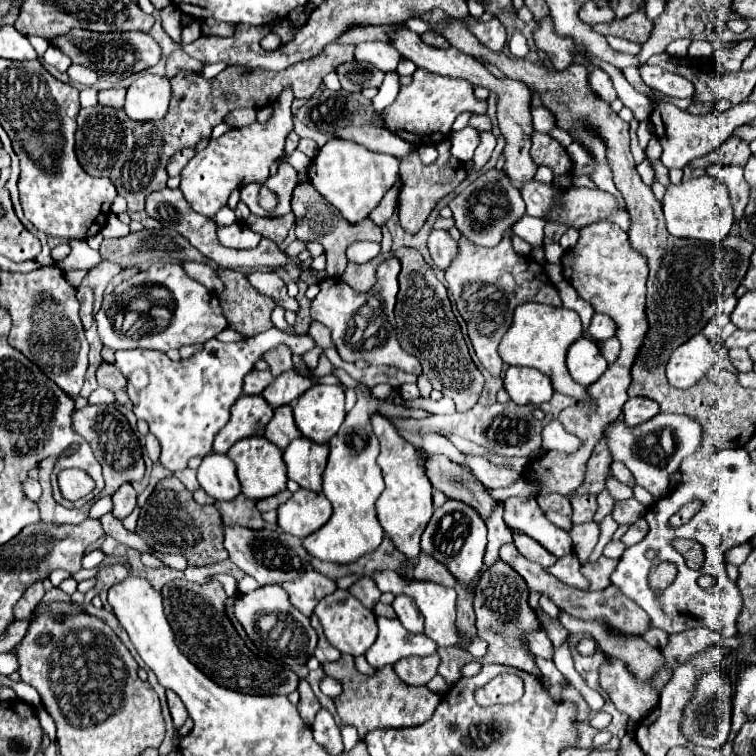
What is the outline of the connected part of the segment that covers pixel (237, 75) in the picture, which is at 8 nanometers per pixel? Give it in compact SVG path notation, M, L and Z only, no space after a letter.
M329 43L319 55L307 61L299 61L277 73L265 69L227 67L213 81L207 81L193 71L179 71L171 79L173 97L169 111L161 121L131 121L123 109L103 105L81 109L77 117L77 159L91 177L109 177L117 193L127 201L129 211L143 211L145 195L167 185L165 165L175 151L181 151L185 147L197 147L201 139L210 139L213 127L219 125L233 109L259 109L269 105L269 101L275 103L275 99L287 87L303 99L309 99L319 89L327 73L331 73L341 63L353 59L353 49L355 47L341 47L337 43Z

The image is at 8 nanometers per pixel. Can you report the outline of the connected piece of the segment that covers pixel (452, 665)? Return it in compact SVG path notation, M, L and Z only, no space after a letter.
M451 645L451 647L439 647L437 653L441 655L439 675L441 675L449 685L459 679L459 669L461 669L465 663L471 663L471 661L473 661L473 657L471 657L467 651L463 651L463 649L455 647L455 645Z

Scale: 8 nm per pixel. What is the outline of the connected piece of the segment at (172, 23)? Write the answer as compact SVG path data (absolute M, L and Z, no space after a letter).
M169 5L169 7L161 9L161 19L163 19L163 29L165 29L165 33L167 33L175 43L181 45L181 29L183 29L183 25L181 25L181 11L179 11L175 5Z

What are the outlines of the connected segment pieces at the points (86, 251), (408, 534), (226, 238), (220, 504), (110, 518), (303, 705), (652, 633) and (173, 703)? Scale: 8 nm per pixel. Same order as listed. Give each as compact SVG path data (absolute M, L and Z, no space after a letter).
M71 239L69 245L71 245L71 253L63 261L57 261L57 267L63 269L65 273L73 271L73 269L93 269L101 261L105 261L101 257L101 253L95 251L95 249L91 249L87 245L87 241L83 241L83 239L77 239L77 241Z
M373 415L373 431L381 443L381 453L379 453L379 467L385 477L385 491L375 503L377 518L397 549L401 549L407 557L417 557L419 555L419 539L421 533L425 531L425 525L431 519L433 513L433 501L431 501L431 483L427 477L427 469L419 463L415 447L405 441L397 429L385 421L381 415Z
M233 223L233 225L219 225L217 227L217 237L221 245L231 247L231 249L253 249L259 245L261 235L253 233L245 223Z
M237 495L232 501L216 501L214 506L221 513L224 525L245 525L249 529L271 527L259 517L255 501L245 499L243 495Z
M113 513L103 515L101 517L101 523L103 523L103 529L105 529L105 535L117 539L119 543L125 543L125 545L137 549L139 553L151 553L151 547L141 537L137 537L133 531L127 531L123 527L123 523Z
M305 679L299 681L299 689L297 689L297 691L299 691L299 695L301 695L299 705L297 705L299 715L301 715L301 719L303 719L307 725L311 725L311 723L313 723L313 715L319 711L321 705L319 705L313 689L309 687L309 683L307 683Z
M649 629L649 631L643 635L643 639L645 639L647 643L651 643L653 647L657 647L657 649L665 649L665 647L667 647L667 639L669 639L669 633L665 633L665 631L661 631L661 629Z
M167 691L167 703L169 703L169 713L173 717L173 725L175 725L175 729L179 729L187 719L187 709L173 691Z

